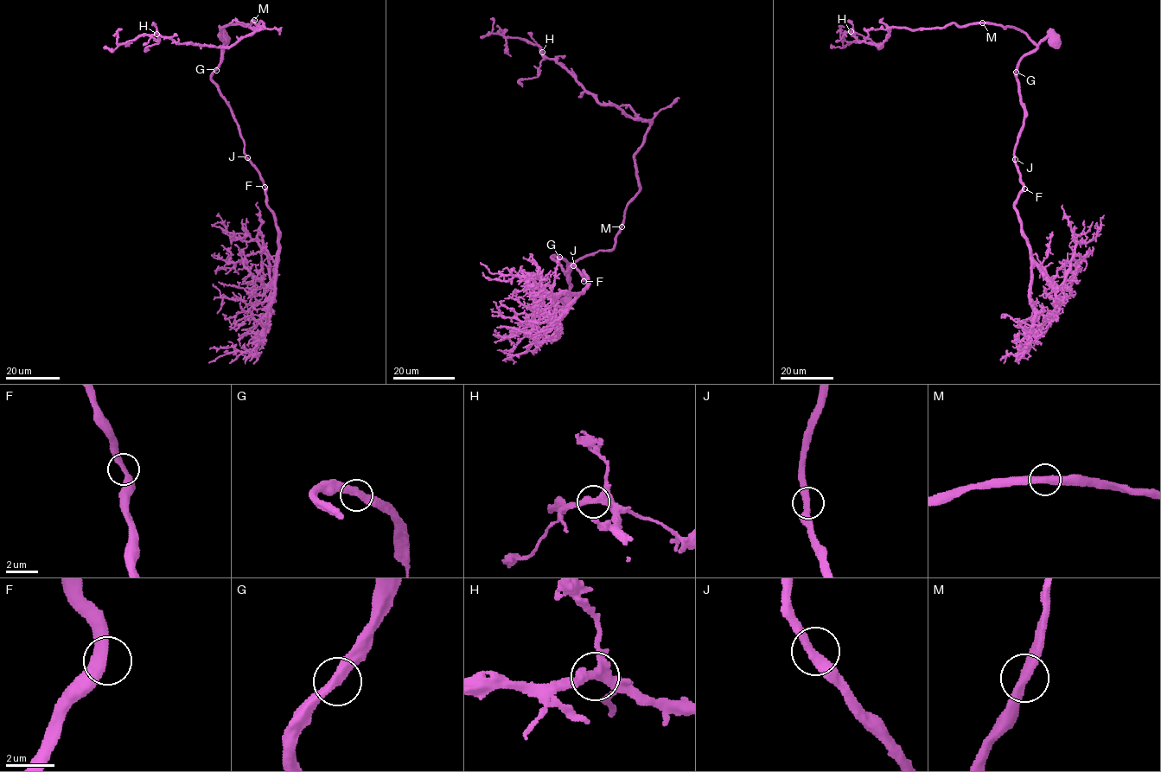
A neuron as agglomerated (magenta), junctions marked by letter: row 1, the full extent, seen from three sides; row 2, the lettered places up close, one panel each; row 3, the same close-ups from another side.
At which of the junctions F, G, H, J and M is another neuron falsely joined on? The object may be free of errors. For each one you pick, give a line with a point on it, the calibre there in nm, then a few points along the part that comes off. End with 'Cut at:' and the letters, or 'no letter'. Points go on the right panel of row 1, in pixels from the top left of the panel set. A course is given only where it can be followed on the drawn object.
Cut at: no letter

